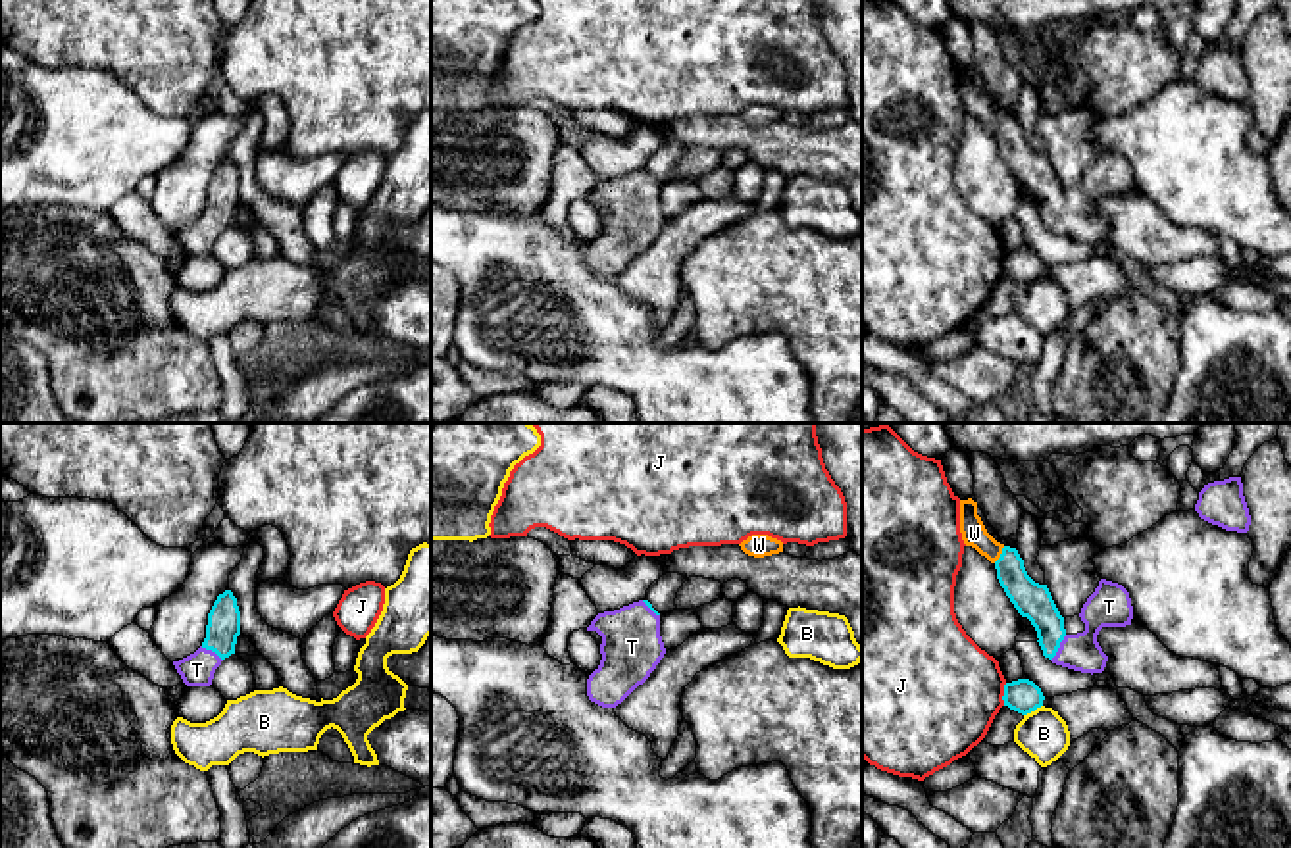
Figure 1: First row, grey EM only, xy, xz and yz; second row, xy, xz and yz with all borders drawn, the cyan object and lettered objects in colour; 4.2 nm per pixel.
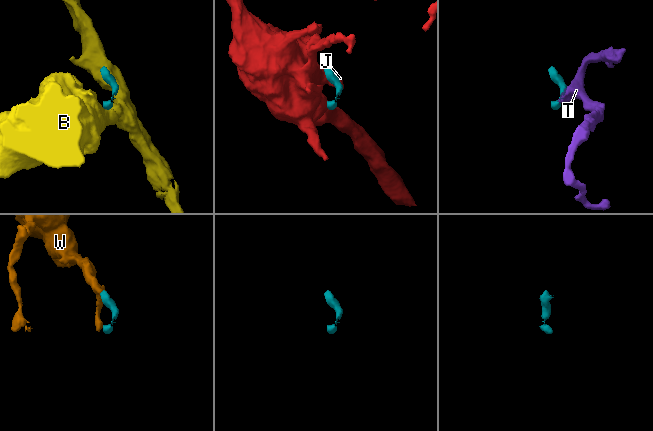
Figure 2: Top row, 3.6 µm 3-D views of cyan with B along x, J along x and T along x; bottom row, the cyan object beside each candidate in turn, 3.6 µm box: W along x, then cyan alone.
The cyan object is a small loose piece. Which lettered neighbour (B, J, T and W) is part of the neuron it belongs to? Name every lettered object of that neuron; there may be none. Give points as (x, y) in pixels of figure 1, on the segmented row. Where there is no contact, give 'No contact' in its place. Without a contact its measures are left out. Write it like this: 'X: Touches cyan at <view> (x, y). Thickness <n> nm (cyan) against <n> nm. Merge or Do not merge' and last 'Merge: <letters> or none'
B: Touches cyan at yz (1032, 710). Thickness 140 nm (cyan) against 200 nm. Do not merge
J: Touches cyan at yz (1005, 695). Thickness 140 nm (cyan) against 460 nm. Do not merge
T: Touches cyan at yz (1059, 647). Thickness 150 nm (cyan) against 160 nm. Merge
W: Touches cyan at yz (1001, 554). Thickness 150 nm (cyan) against 110 nm. Merge
Merge: T, W

